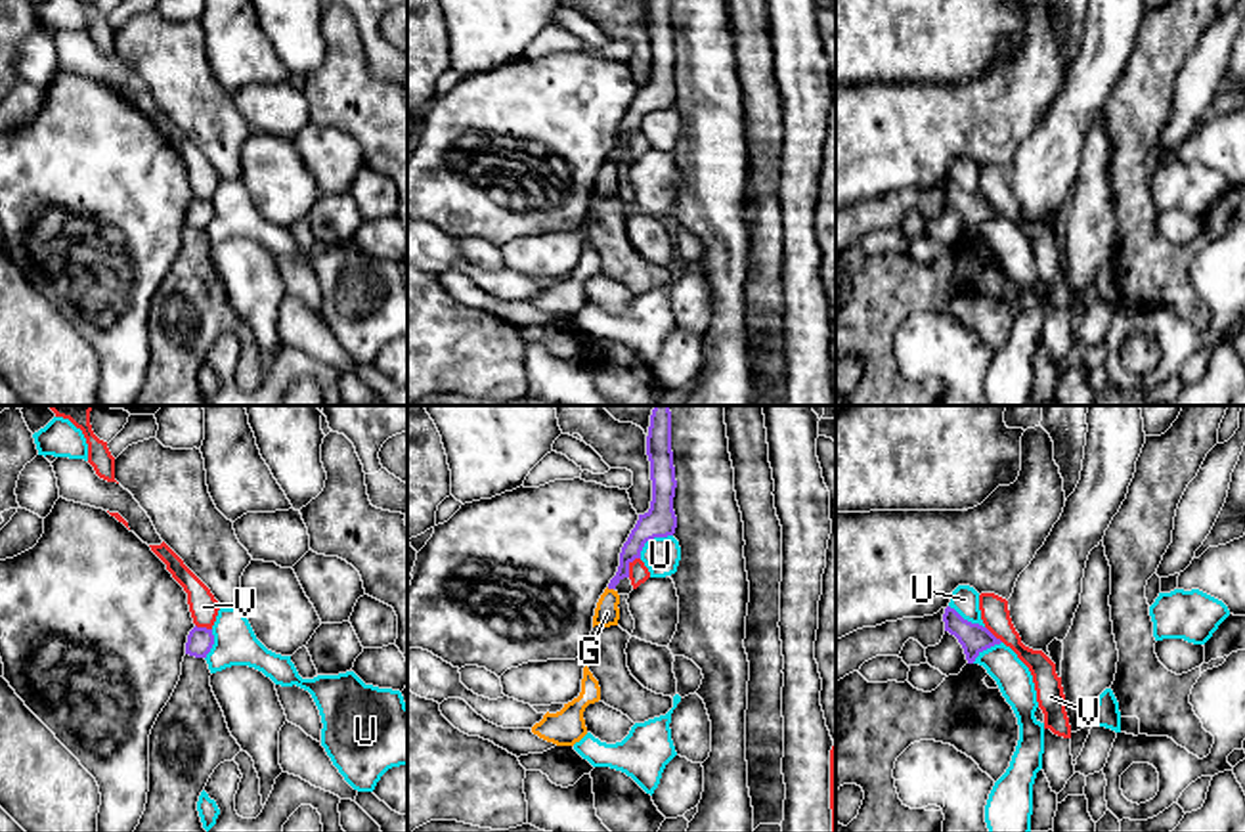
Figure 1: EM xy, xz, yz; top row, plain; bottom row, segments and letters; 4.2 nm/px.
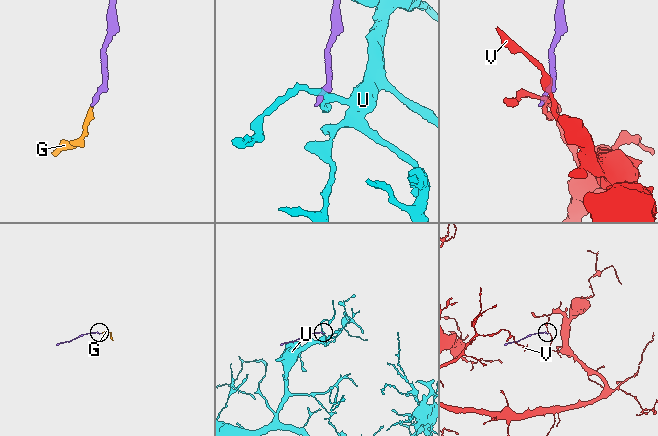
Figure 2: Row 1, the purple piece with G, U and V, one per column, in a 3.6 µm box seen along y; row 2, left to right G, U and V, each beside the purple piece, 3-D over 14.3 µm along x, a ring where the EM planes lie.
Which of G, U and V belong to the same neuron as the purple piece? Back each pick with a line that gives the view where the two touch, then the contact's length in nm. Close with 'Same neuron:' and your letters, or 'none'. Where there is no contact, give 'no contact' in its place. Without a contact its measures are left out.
G: meets purple in xz; contact 30 nm long
Same neuron: G

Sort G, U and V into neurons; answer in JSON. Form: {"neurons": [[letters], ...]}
{"neurons": [["G"], ["U"], ["V"]]}

